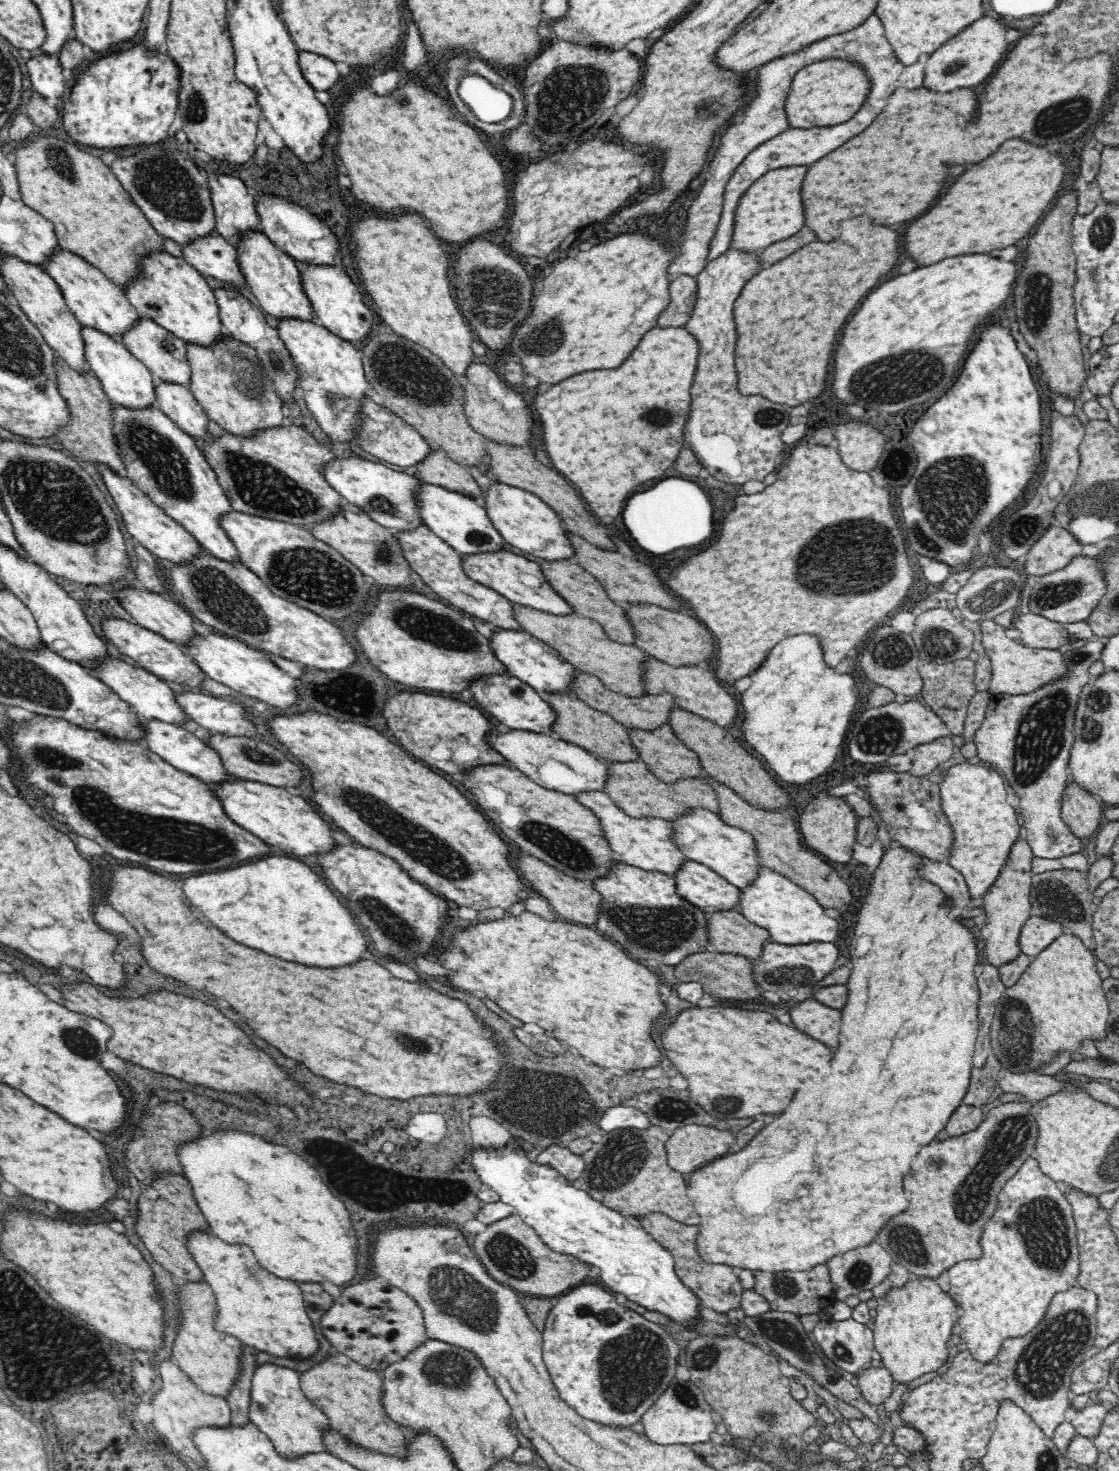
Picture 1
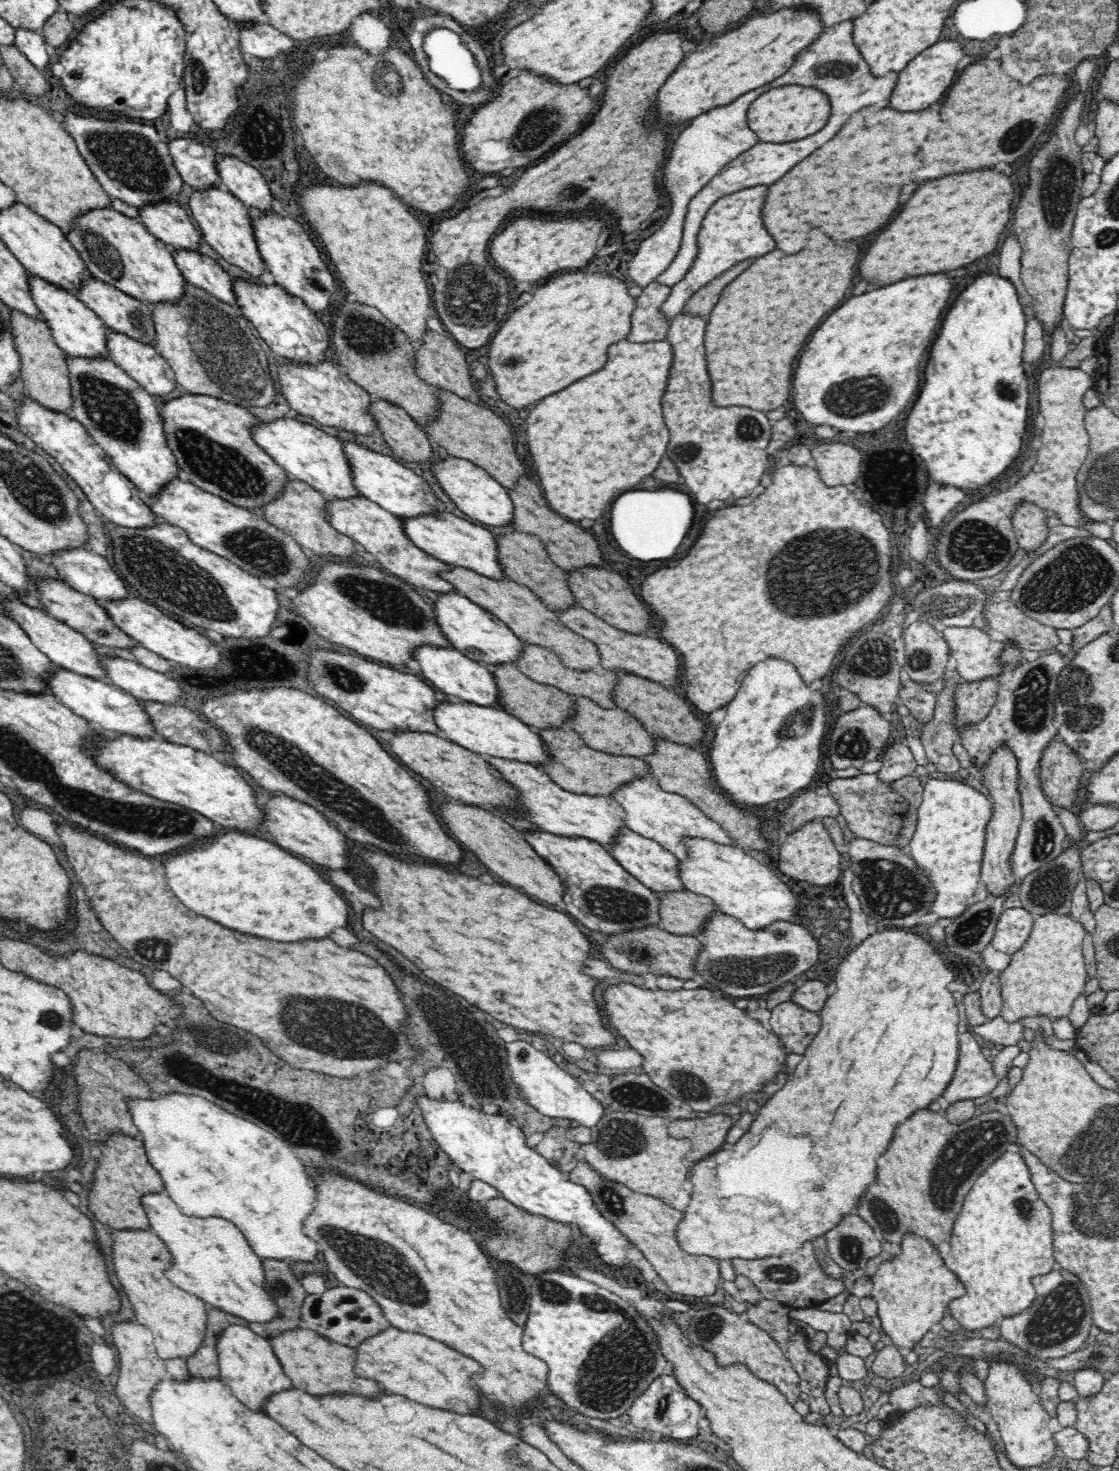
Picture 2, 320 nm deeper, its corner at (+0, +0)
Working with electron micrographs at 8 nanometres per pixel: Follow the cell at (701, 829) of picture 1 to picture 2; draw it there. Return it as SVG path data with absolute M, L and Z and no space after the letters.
M649 776L637 777L630 783L622 784L610 796L616 799L624 809L624 826L640 836L661 844L662 848L668 850L677 860L687 858L687 850L684 850L683 844L680 843L680 838L684 836L737 846L734 844L735 839L695 804L692 804L686 797L662 791L657 782Z

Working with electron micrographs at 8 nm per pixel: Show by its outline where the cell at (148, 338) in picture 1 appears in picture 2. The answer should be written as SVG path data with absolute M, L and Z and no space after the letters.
M94 276L84 278L76 291L74 296L87 308L94 311L105 322L105 326L109 326L111 330L127 334L140 342L151 344L152 340L154 340L156 329L154 329L154 321L152 321L152 310L145 302L126 295L126 292L122 292L118 288L114 288L110 284L98 280Z

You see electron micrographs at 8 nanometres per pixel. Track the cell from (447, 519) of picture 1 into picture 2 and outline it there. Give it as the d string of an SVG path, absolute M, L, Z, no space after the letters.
M336 437L342 445L342 451L348 459L350 465L350 477L356 487L356 491L363 497L370 499L372 502L379 504L382 508L390 513L402 517L418 517L427 513L444 509L440 500L430 491L430 486L420 476L414 474L410 468L404 467L391 456L386 456L381 452L370 450L363 444L344 440Z

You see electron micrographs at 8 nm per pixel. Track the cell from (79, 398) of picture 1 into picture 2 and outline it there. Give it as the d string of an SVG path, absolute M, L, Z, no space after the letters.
M10 309L10 331L12 331L12 343L18 351L21 362L21 376L25 390L29 396L37 400L42 406L54 412L70 411L72 393L70 393L70 379L65 357L67 354L56 344L52 333L44 320L28 316L18 310Z

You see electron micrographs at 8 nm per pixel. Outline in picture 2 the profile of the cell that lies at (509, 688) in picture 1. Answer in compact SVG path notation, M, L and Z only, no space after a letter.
M433 644L418 646L412 652L412 658L418 662L420 667L419 673L426 680L434 682L432 686L440 688L442 692L454 694L454 696L458 696L458 698L478 706L500 707L496 681L494 681L494 675L490 673L487 665L468 658L467 655L463 655L454 648L444 648L443 646L434 646Z

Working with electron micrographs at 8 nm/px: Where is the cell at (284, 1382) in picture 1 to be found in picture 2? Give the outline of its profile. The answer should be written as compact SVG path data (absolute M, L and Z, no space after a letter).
M230 1324L226 1330L220 1332L220 1335L216 1344L220 1379L248 1408L263 1412L262 1404L270 1394L292 1388L292 1382L286 1378L268 1339L256 1334L247 1325L241 1324Z

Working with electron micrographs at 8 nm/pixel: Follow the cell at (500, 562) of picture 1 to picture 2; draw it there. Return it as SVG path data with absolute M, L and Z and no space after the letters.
M437 509L435 512L418 517L402 517L400 521L408 539L435 559L446 564L468 568L488 578L507 578L504 571L500 569L500 563L496 557L494 536L486 528L458 518L454 512L450 513L445 509L440 511Z

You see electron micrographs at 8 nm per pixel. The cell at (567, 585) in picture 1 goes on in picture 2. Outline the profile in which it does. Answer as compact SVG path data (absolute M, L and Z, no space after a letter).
M513 531L497 534L494 536L494 541L496 541L496 557L498 557L498 563L500 563L500 569L504 571L508 578L528 587L534 595L542 600L542 604L555 613L556 610L562 610L562 608L568 608L568 606L576 604L570 587L566 585L565 570L550 560L542 541L537 536L526 532Z

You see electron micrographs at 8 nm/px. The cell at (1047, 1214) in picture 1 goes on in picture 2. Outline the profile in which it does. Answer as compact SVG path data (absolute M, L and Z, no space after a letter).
M1004 1152L998 1156L972 1184L962 1211L958 1214L950 1236L949 1251L943 1259L946 1267L963 1282L966 1292L949 1304L951 1315L957 1326L970 1331L993 1326L1002 1318L1014 1316L1026 1310L1036 1298L1030 1278L1048 1274L1056 1268L1052 1249L1052 1226L1049 1207L1034 1188L1030 1180L1028 1165L1020 1153Z

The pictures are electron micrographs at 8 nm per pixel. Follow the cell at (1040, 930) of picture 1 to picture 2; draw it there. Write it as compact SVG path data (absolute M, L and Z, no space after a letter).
M1022 907L1006 908L1002 911L995 928L991 945L1004 954L1011 955L1026 942L1034 916Z

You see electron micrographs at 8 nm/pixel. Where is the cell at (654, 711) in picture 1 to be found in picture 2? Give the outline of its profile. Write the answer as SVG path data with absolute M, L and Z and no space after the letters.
M522 640L522 652L518 656L518 660L514 660L514 664L520 669L520 672L530 677L532 680L540 684L548 684L567 692L569 695L580 695L588 697L602 708L614 708L614 700L612 700L612 690L616 684L615 671L606 672L606 674L596 674L592 671L574 670L563 665L563 662L548 648L530 644Z

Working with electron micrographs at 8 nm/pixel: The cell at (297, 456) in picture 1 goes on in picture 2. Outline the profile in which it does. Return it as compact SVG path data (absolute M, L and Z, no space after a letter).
M188 392L163 402L158 408L158 415L162 417L162 429L164 429L166 445L172 451L172 455L176 457L176 464L182 470L179 477L182 480L188 480L202 490L211 492L244 509L258 508L282 492L288 474L284 471L285 468L274 462L274 459L266 454L264 449L254 443L248 428L252 424L256 424L259 419L250 414L244 407L226 402L215 396Z

